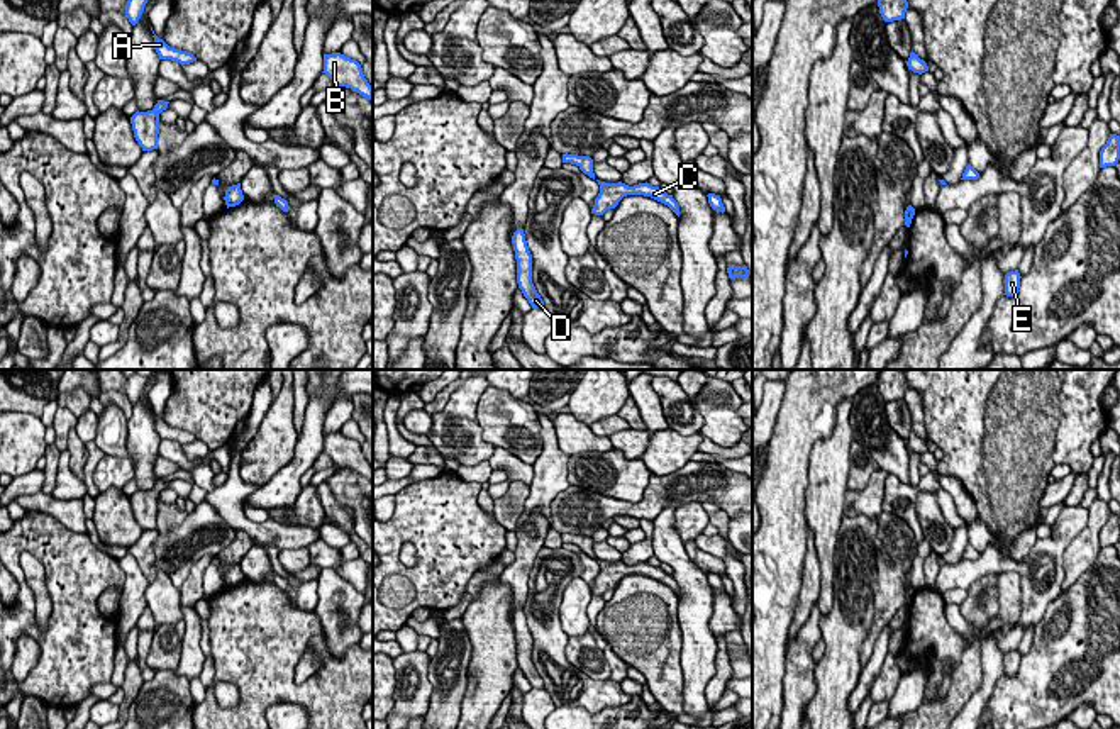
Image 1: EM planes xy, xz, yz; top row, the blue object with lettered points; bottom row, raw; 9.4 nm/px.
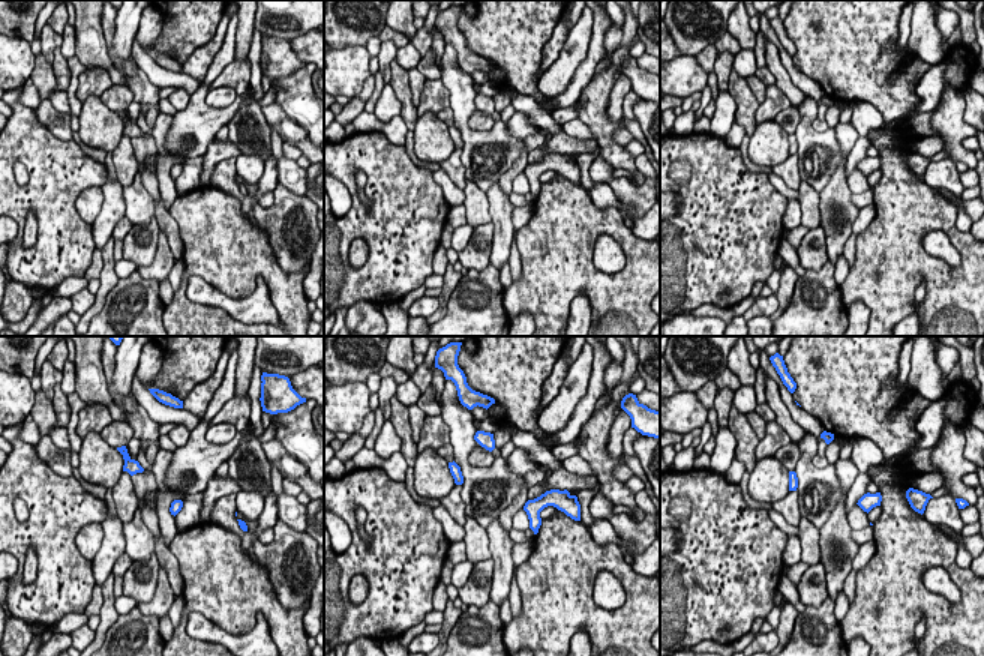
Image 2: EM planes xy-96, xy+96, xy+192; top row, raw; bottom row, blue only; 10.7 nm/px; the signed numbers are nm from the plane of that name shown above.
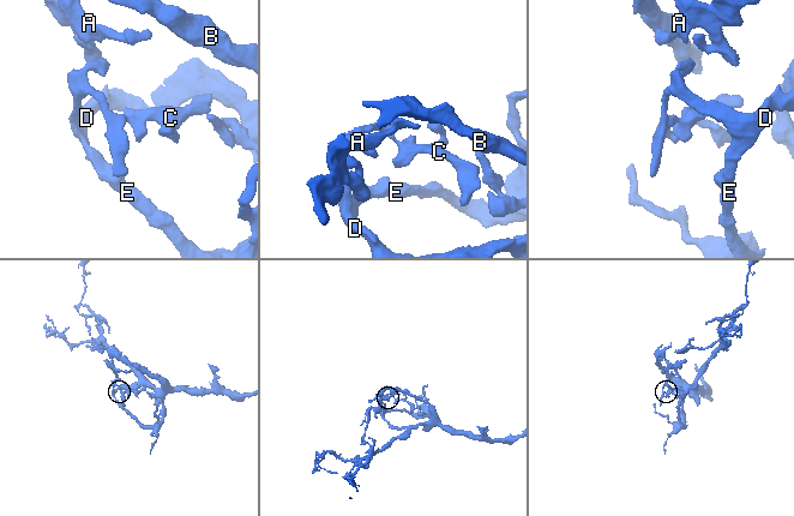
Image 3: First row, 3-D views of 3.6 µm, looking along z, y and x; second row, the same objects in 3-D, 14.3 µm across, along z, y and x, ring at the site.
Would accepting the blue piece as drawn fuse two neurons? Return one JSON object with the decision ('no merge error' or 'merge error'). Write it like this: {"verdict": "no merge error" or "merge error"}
{"verdict": "no merge error"}

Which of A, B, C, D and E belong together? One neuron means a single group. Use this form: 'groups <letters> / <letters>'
groups A B C D E

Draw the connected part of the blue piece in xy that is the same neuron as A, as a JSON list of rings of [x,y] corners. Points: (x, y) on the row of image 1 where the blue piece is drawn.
[[[156,34],[154,37],[154,49],[159,56],[159,59],[171,59],[183,64],[190,64],[193,61],[197,61],[197,58],[191,53],[181,51],[181,49],[175,49],[169,47],[163,39],[159,39]]]

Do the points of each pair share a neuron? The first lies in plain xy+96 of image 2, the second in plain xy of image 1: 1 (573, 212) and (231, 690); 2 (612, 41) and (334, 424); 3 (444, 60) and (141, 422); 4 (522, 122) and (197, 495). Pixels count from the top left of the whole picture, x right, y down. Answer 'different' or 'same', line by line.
1: different
2: different
3: same
4: different

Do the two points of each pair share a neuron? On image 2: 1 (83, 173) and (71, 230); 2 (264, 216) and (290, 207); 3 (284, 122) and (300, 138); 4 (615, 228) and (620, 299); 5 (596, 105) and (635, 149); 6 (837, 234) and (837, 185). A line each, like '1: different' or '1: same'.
1: same
2: same
3: same
4: same
5: different
6: same

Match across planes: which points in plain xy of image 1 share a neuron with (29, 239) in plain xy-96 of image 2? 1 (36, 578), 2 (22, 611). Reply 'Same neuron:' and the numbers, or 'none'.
Same neuron: 1

